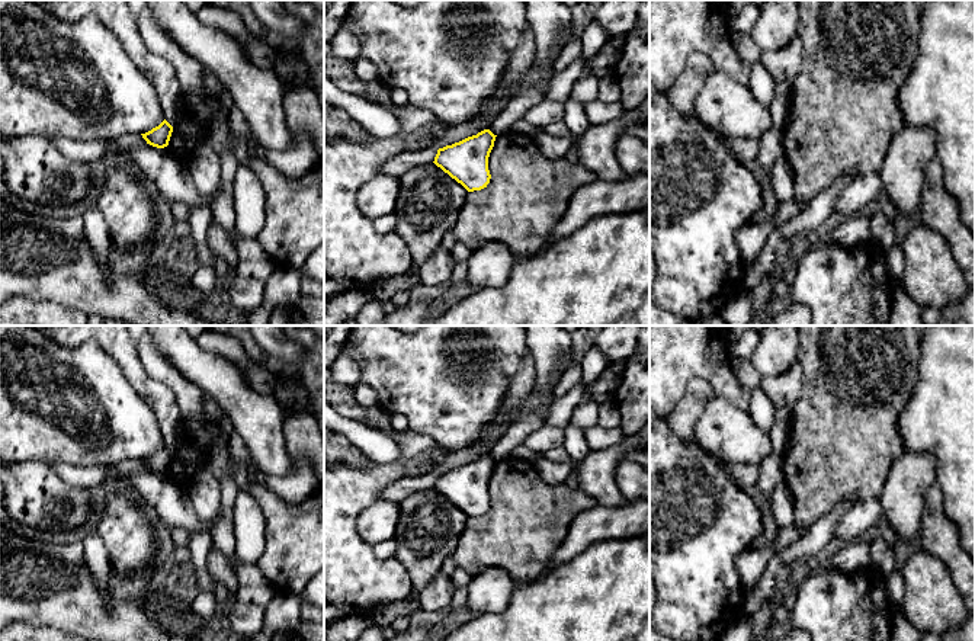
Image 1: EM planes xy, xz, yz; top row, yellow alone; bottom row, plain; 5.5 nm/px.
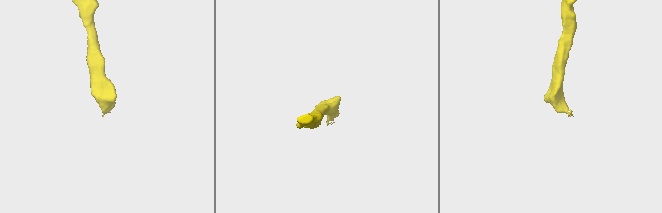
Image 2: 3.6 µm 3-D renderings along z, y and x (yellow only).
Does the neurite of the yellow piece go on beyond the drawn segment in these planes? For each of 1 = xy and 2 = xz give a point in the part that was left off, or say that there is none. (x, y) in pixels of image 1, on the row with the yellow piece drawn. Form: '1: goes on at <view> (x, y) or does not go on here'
1: does not go on here
2: does not go on here

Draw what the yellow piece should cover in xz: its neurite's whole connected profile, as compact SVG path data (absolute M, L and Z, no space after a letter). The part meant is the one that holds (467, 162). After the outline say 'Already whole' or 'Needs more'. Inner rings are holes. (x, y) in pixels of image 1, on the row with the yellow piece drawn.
M490 129L437 150L434 164L461 183L468 192L490 183L488 157L495 137Z. Already whole

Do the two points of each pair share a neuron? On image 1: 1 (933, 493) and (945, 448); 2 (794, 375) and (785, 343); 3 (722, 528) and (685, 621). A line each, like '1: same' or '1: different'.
1: different
2: different
3: same

